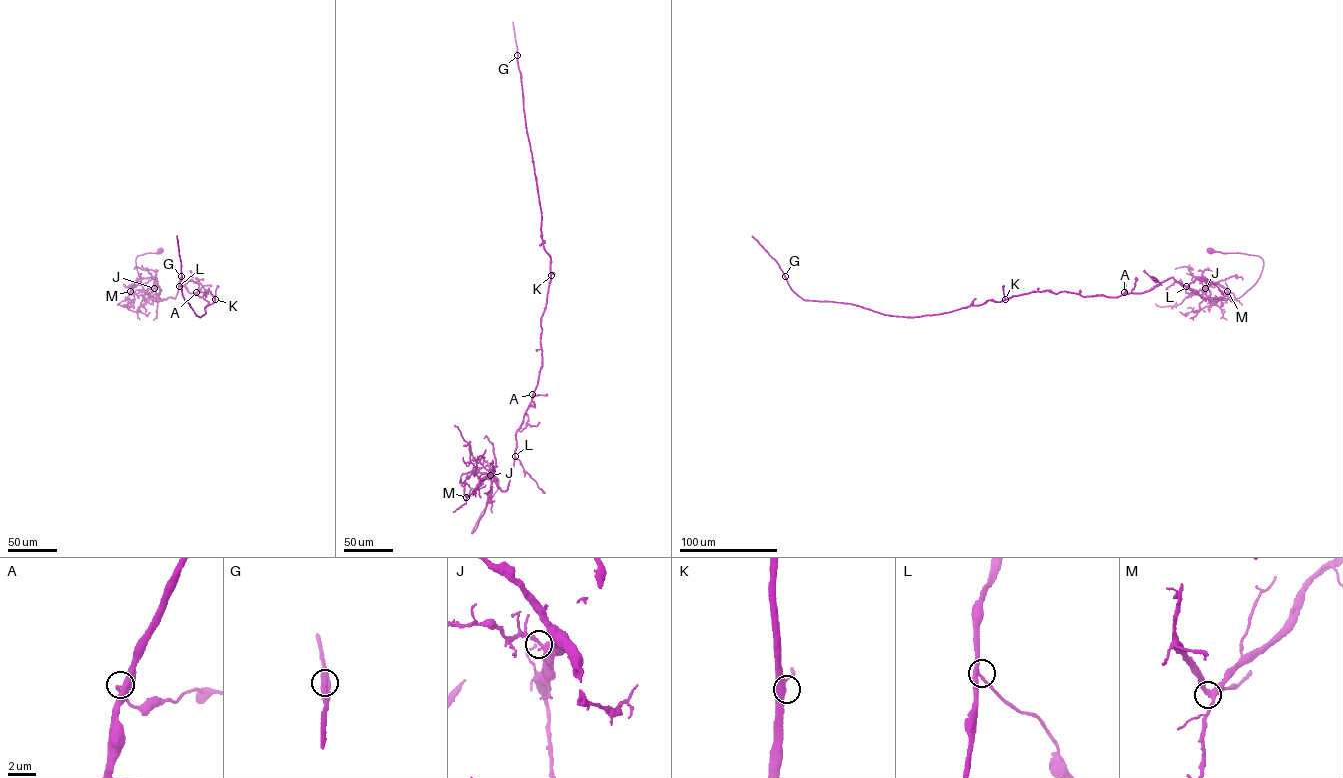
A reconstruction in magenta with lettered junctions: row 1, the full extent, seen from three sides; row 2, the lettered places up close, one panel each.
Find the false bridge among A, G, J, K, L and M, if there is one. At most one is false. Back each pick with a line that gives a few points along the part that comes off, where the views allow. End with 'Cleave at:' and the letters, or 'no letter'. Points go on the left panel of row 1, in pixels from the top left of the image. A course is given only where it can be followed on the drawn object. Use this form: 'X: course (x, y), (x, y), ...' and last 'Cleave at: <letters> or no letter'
Cleave at: no letter

